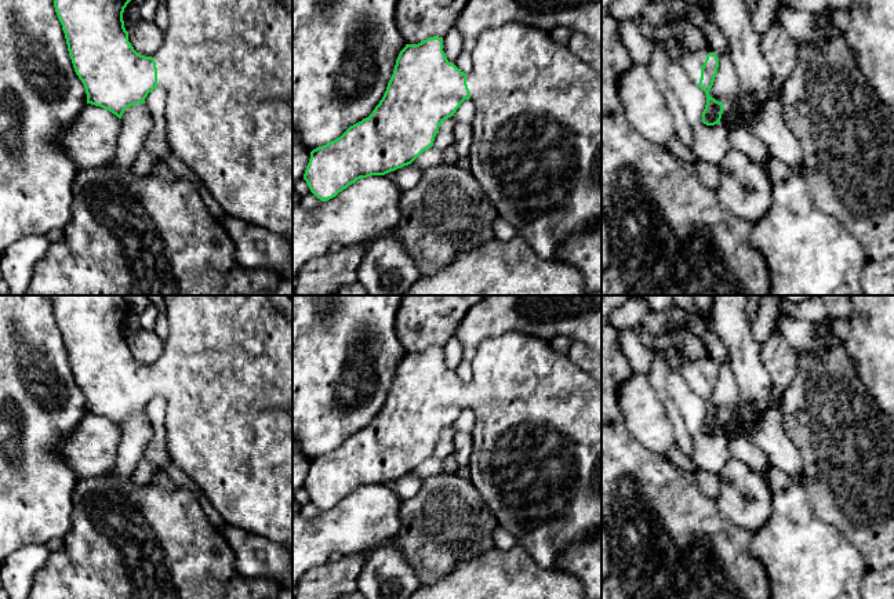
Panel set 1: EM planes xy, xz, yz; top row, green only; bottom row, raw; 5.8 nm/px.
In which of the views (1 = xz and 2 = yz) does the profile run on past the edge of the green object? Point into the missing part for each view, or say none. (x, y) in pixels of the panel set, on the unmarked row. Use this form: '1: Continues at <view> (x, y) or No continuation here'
1: Continues at xz (537, 443)
2: Continues at yz (769, 434)

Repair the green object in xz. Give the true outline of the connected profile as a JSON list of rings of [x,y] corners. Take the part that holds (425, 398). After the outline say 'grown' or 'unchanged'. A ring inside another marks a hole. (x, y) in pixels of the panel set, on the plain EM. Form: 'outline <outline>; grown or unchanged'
outline [[[516,331],[484,340],[476,348],[475,357],[470,364],[473,374],[472,380],[464,382],[454,373],[448,371],[443,360],[443,346],[433,345],[418,353],[406,353],[396,369],[395,380],[388,392],[386,400],[372,422],[361,431],[350,435],[339,447],[313,458],[310,461],[310,468],[306,475],[304,489],[317,508],[327,511],[360,487],[385,484],[390,480],[408,475],[422,461],[433,455],[440,433],[446,428],[454,425],[461,413],[470,407],[476,414],[476,425],[470,432],[473,439],[473,453],[468,464],[472,483],[477,489],[488,509],[497,518],[498,524],[516,538],[517,545],[522,547],[539,567],[556,570],[560,556],[571,545],[590,538],[602,530],[602,385],[597,384],[588,373],[581,370],[577,363],[571,362],[567,355],[555,351],[549,341]]]; grown

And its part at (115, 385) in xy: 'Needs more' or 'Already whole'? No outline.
Needs more

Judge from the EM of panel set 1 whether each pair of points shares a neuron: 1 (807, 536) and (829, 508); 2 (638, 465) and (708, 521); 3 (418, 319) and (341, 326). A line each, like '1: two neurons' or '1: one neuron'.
1: two neurons
2: one neuron
3: two neurons

